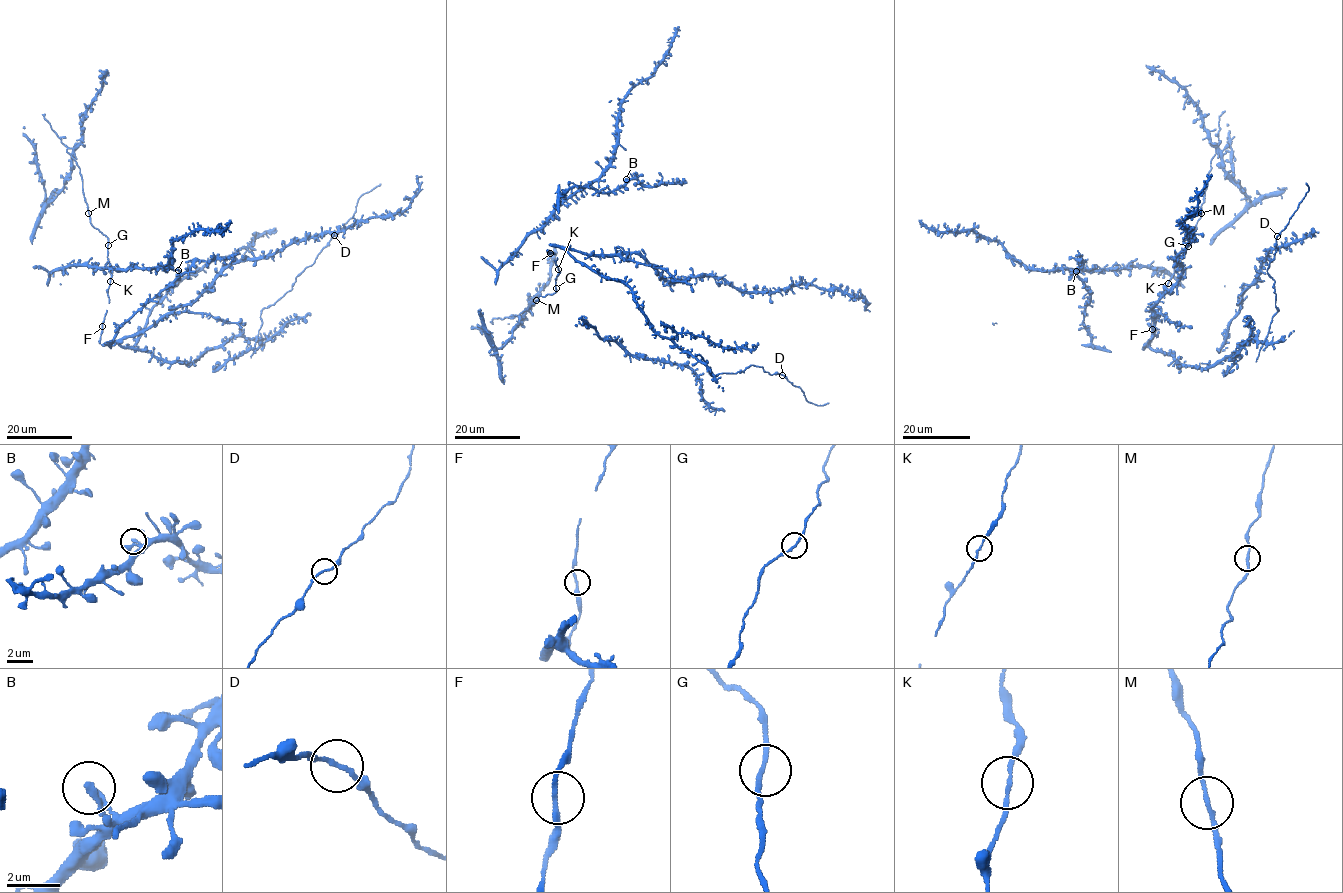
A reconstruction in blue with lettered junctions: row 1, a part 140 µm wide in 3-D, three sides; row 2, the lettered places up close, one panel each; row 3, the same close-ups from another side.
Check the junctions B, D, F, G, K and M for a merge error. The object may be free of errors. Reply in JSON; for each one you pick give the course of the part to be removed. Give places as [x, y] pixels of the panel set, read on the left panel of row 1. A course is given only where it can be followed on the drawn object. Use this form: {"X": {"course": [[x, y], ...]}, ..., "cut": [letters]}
{"cut": []}

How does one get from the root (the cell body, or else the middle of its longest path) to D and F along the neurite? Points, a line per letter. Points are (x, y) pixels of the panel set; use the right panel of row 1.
D: (1151, 349), (1181, 365), (1210, 368), (1251, 339), (1264, 342), (1278, 310), (1267, 273), (1277, 235)
F: (1151, 349), (1144, 348), (1152, 338), (1152, 329)

